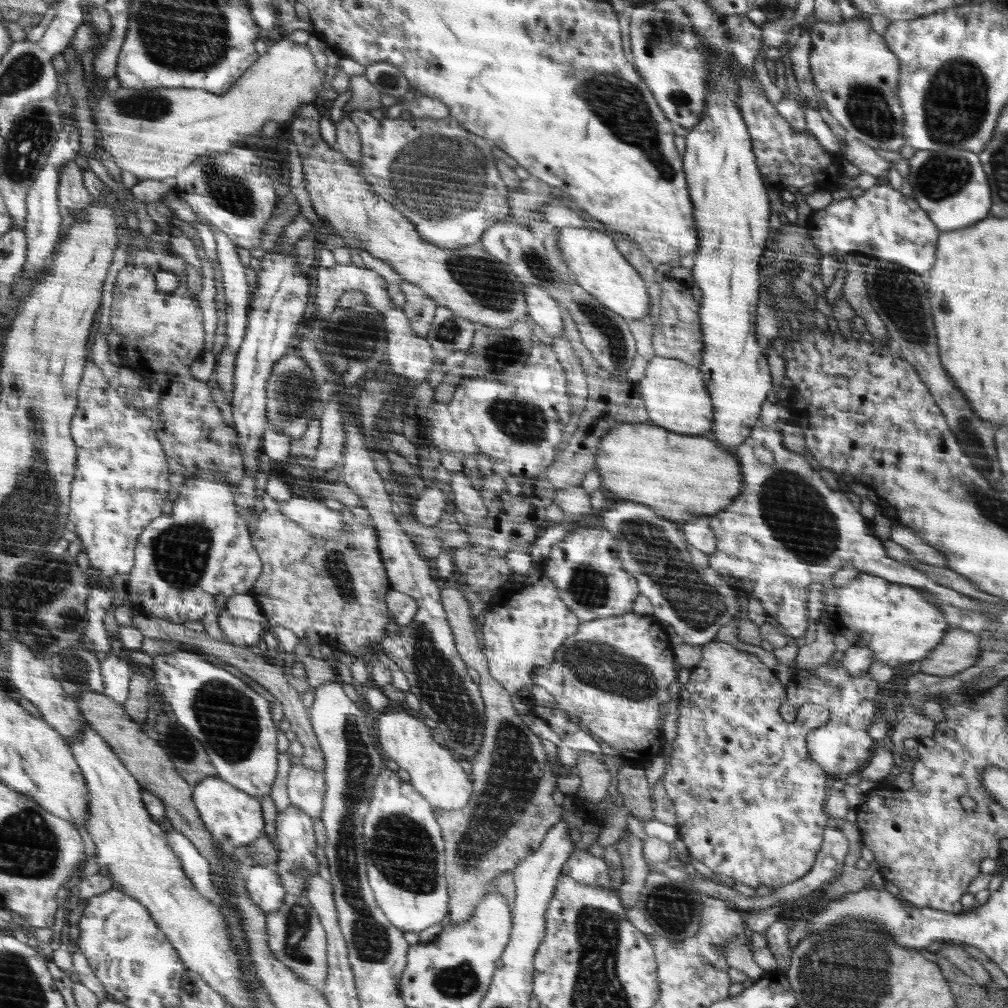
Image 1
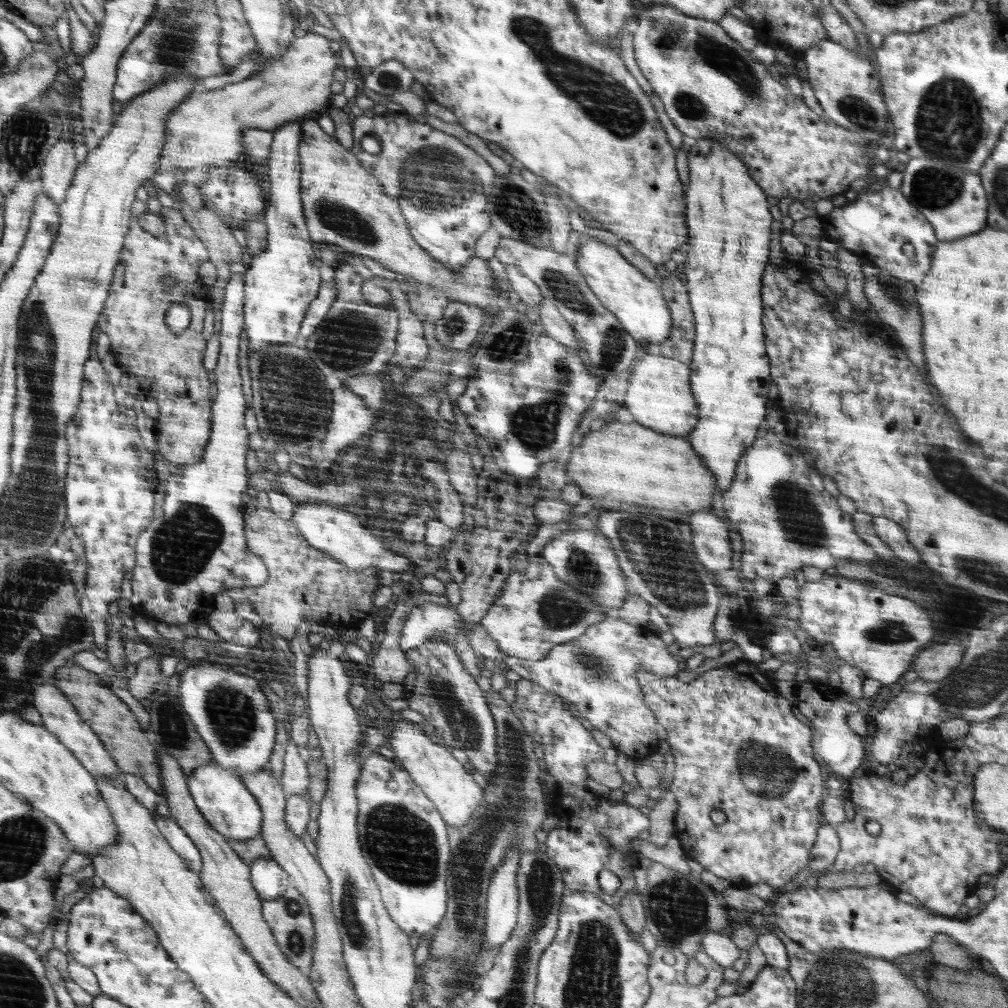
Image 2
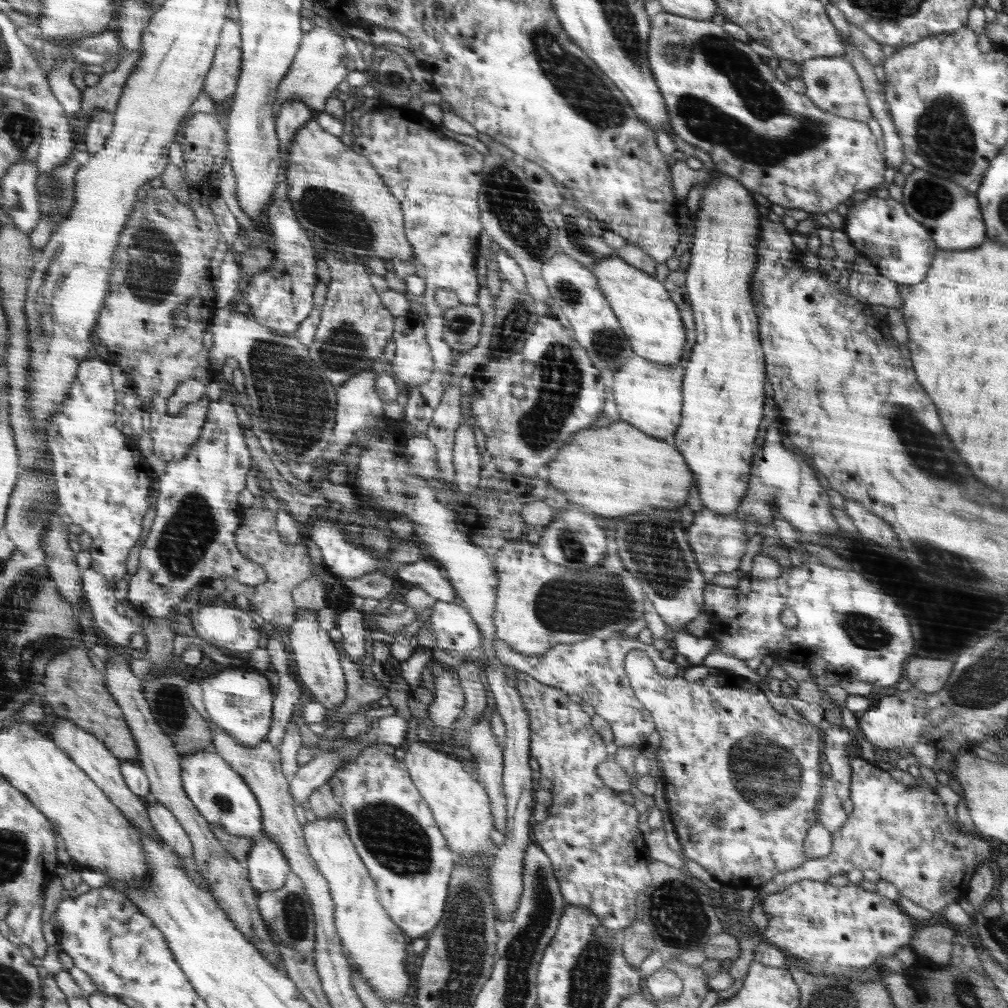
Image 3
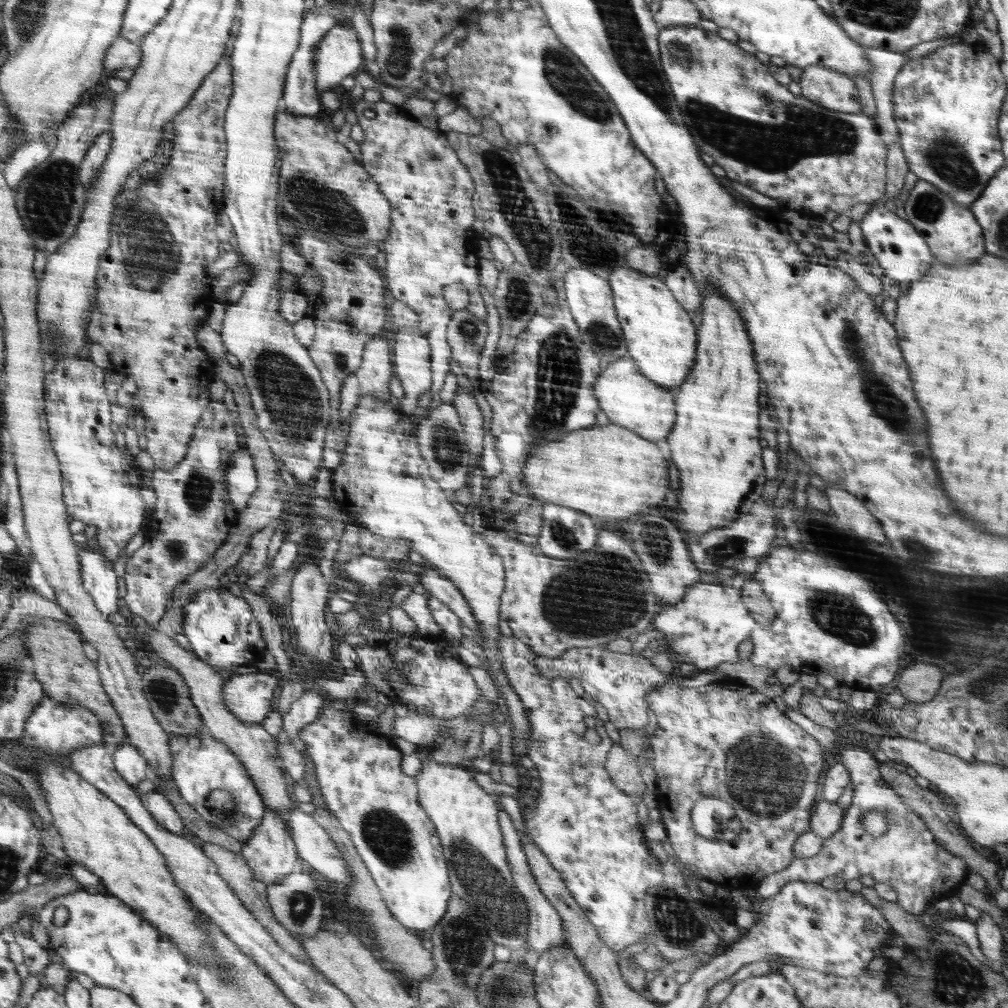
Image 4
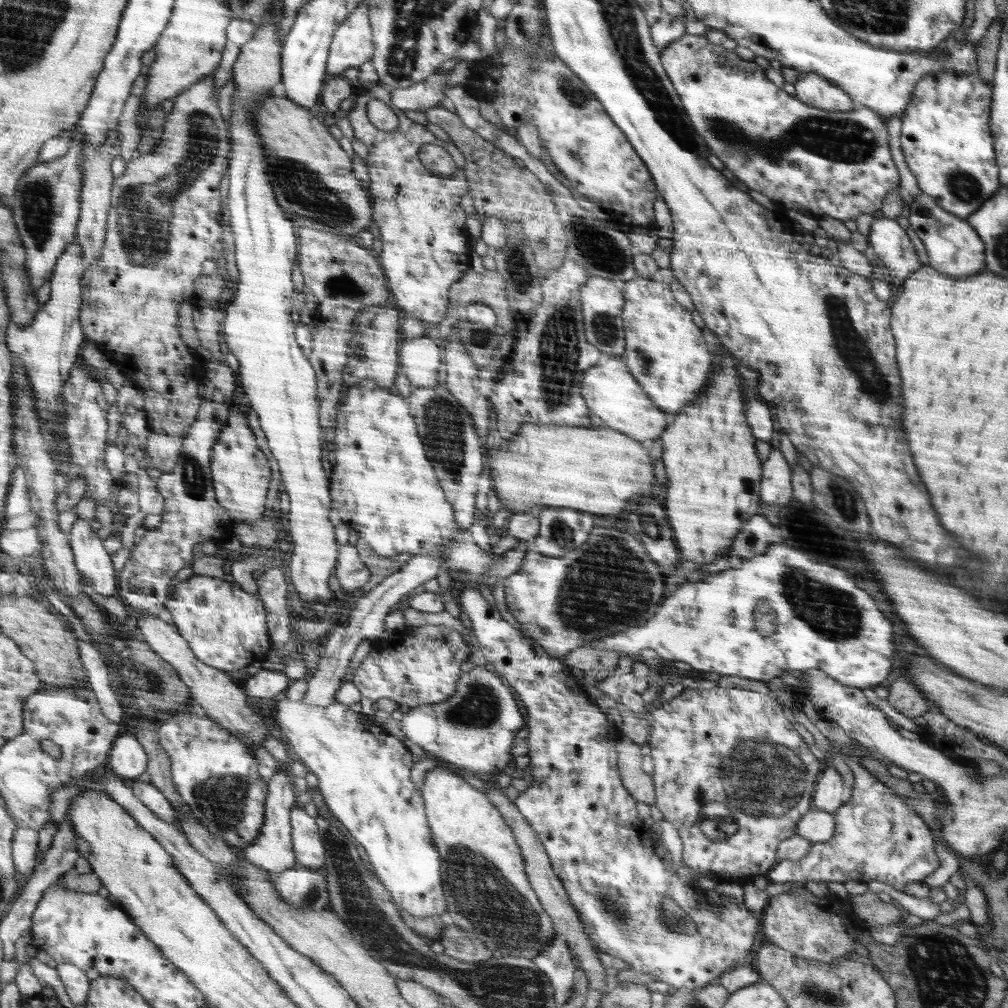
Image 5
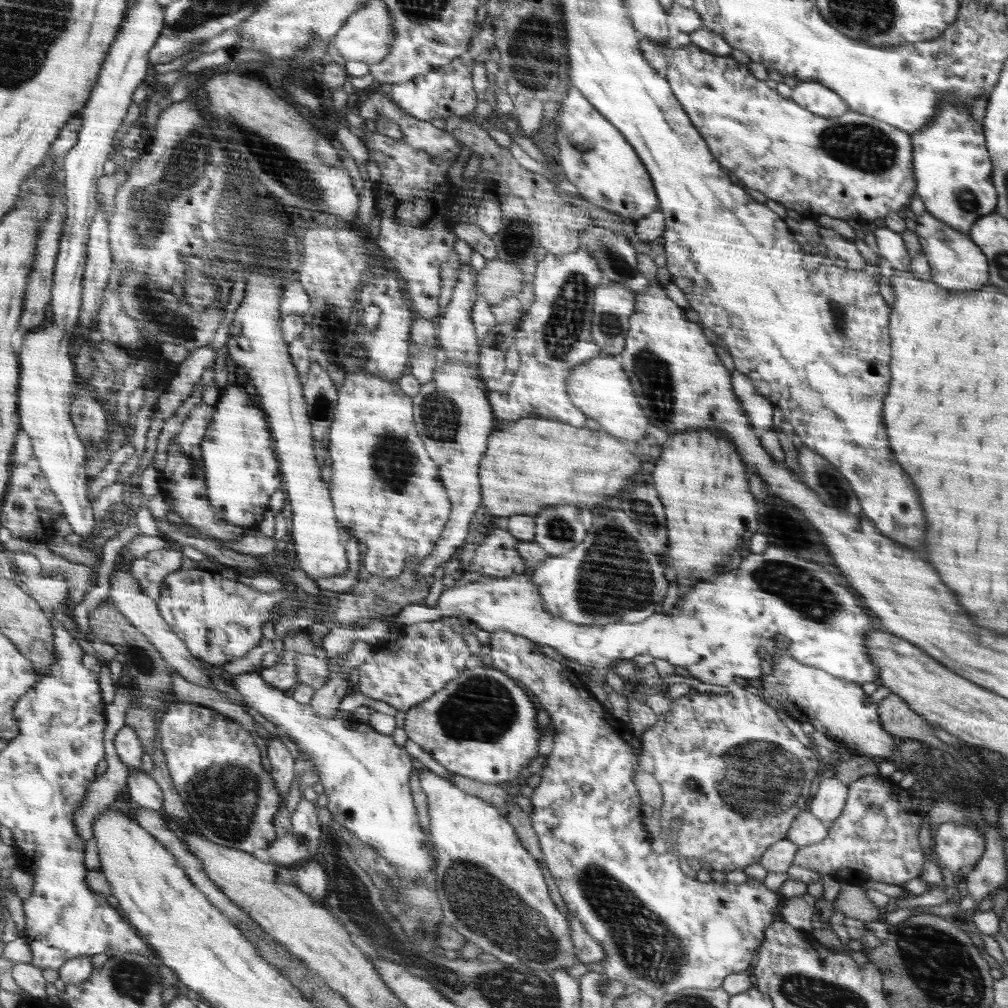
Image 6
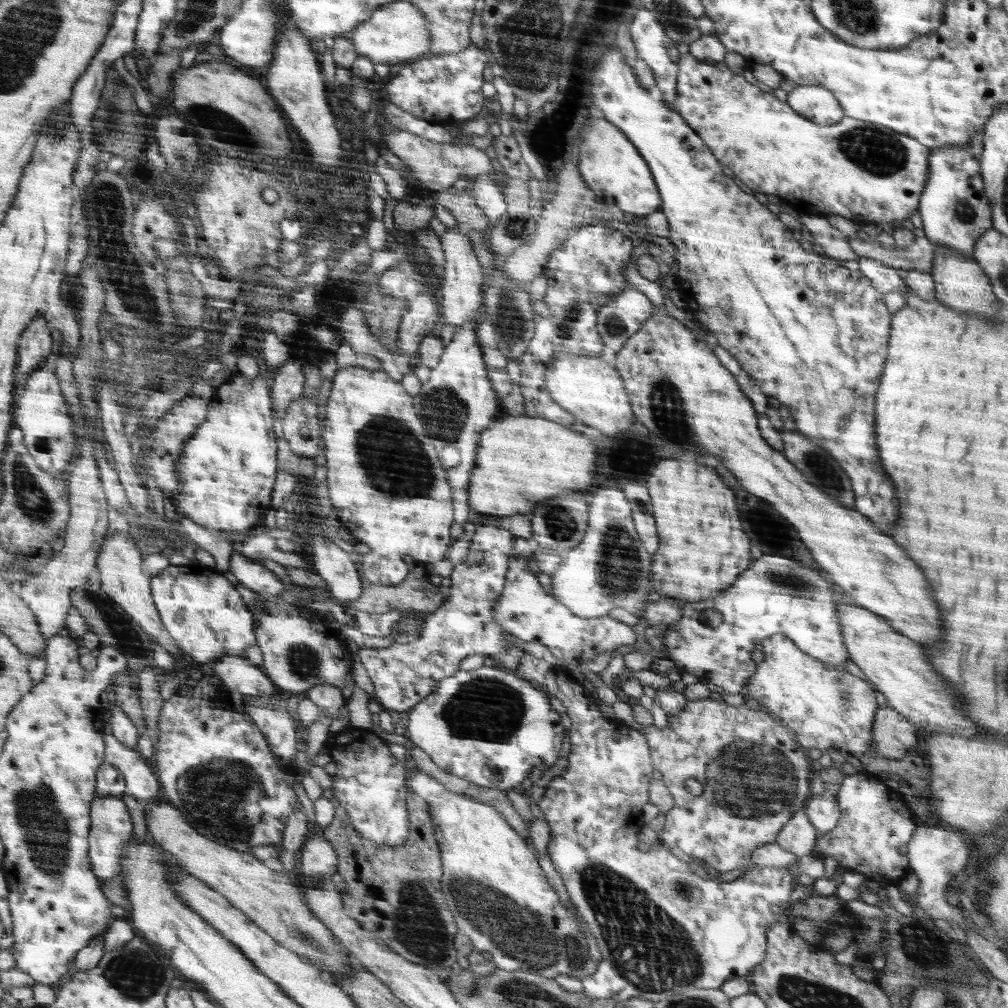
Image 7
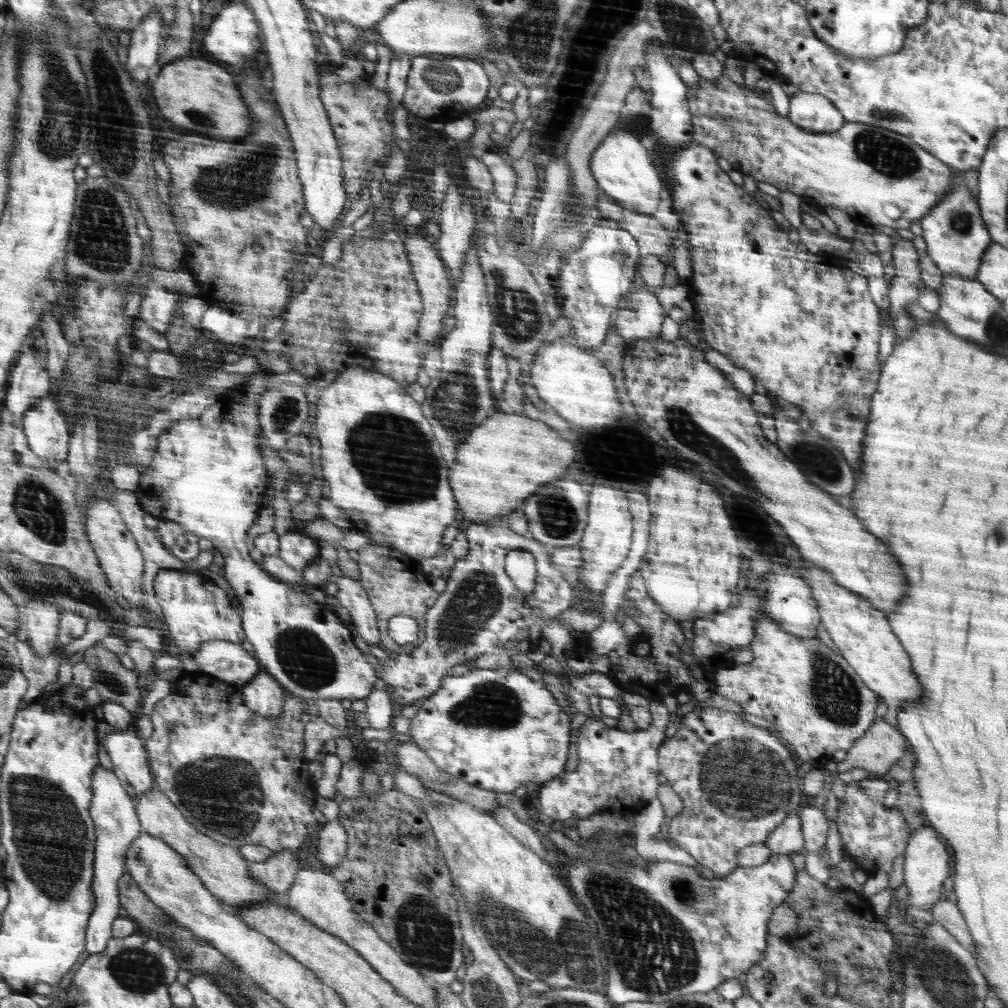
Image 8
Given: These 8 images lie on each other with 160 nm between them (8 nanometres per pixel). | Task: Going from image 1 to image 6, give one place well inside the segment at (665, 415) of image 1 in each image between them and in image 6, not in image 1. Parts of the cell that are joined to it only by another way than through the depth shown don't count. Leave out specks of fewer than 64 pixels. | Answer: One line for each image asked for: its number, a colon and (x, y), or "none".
2: (659, 396)
3: (648, 395)
4: (634, 402)
5: (616, 396)
6: (600, 387)

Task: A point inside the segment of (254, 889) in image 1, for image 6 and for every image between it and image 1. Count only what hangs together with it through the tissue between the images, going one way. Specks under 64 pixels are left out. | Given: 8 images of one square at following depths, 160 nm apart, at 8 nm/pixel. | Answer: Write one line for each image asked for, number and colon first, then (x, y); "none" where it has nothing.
2: (270, 880)
3: (268, 868)
4: (270, 852)
5: (272, 851)
6: (282, 763)

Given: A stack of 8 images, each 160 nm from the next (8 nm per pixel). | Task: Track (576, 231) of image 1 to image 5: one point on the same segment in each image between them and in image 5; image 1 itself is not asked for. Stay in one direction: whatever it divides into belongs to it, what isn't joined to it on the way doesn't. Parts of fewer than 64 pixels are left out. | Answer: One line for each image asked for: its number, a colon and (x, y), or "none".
2: (638, 302)
3: (650, 319)
4: (660, 337)
5: (665, 350)

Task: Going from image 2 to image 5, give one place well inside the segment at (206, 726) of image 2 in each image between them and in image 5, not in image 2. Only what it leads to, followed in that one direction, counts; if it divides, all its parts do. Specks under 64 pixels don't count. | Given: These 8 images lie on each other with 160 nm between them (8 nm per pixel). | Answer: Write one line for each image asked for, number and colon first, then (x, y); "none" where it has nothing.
3: (240, 703)
4: (249, 696)
5: (266, 684)

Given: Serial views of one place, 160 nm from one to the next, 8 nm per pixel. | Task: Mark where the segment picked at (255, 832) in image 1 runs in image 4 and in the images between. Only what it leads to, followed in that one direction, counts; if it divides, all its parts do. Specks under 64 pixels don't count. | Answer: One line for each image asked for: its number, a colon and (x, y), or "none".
2: (225, 801)
3: (222, 796)
4: (210, 777)

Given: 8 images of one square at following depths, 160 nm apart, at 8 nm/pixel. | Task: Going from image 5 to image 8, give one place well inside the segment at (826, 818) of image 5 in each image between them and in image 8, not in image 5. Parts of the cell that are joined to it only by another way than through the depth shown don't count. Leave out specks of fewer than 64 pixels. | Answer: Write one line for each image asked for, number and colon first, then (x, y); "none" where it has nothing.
6: (805, 830)
7: (798, 836)
8: (787, 839)

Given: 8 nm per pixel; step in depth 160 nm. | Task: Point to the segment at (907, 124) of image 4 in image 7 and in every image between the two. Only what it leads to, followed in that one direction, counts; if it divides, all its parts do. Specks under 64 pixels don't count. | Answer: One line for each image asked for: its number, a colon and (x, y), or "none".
5: (945, 135)
6: (952, 166)
7: (955, 212)

